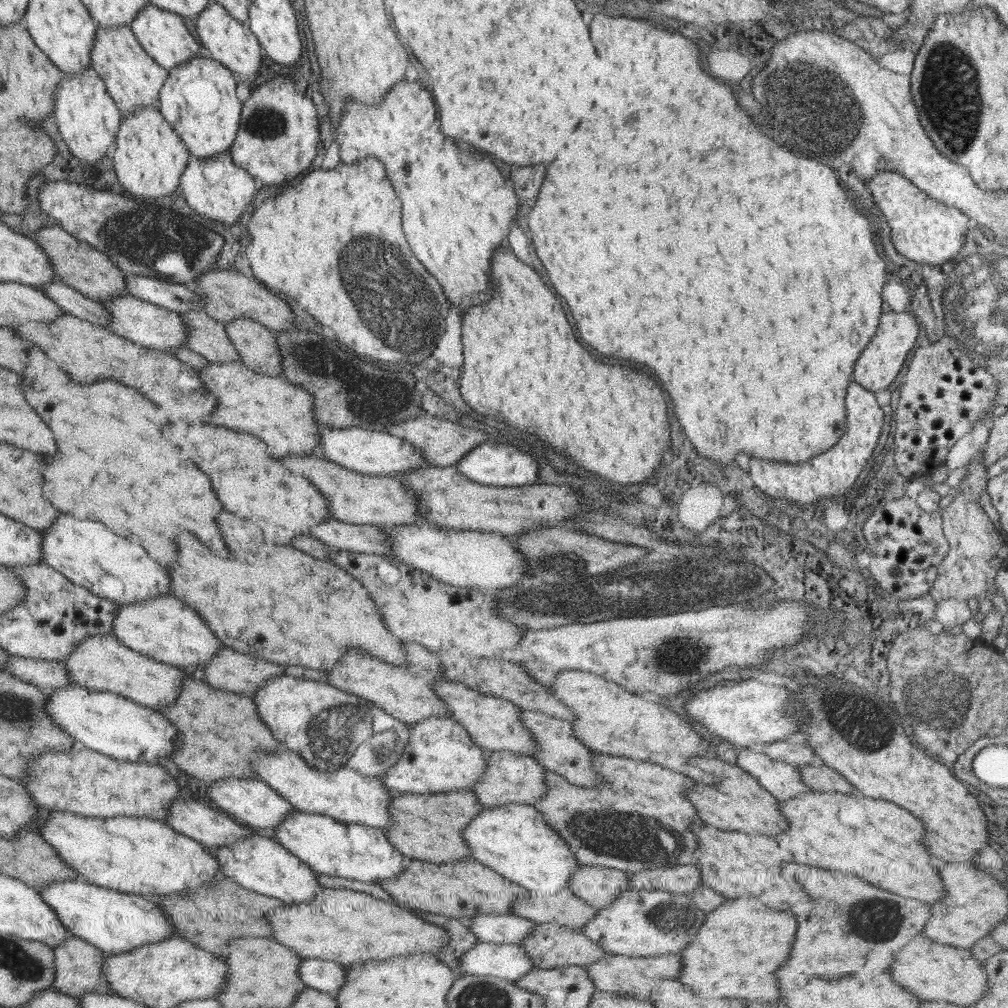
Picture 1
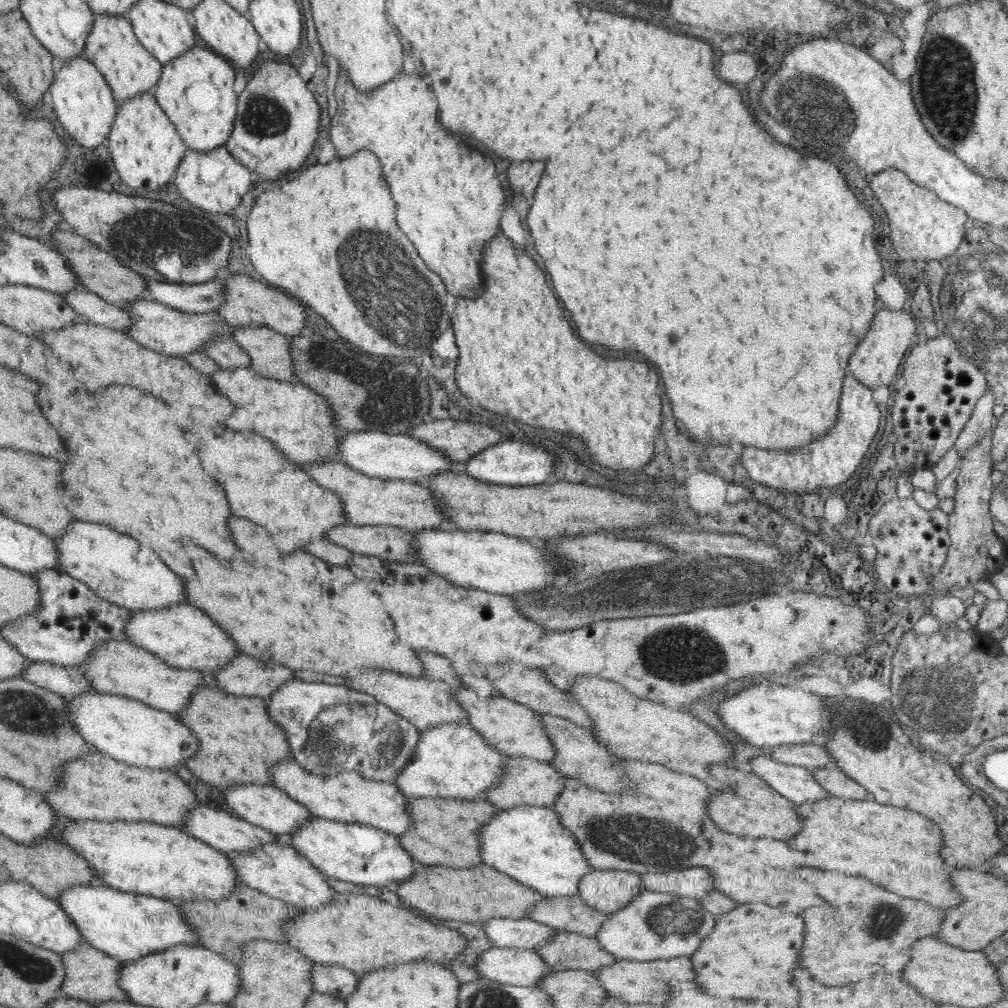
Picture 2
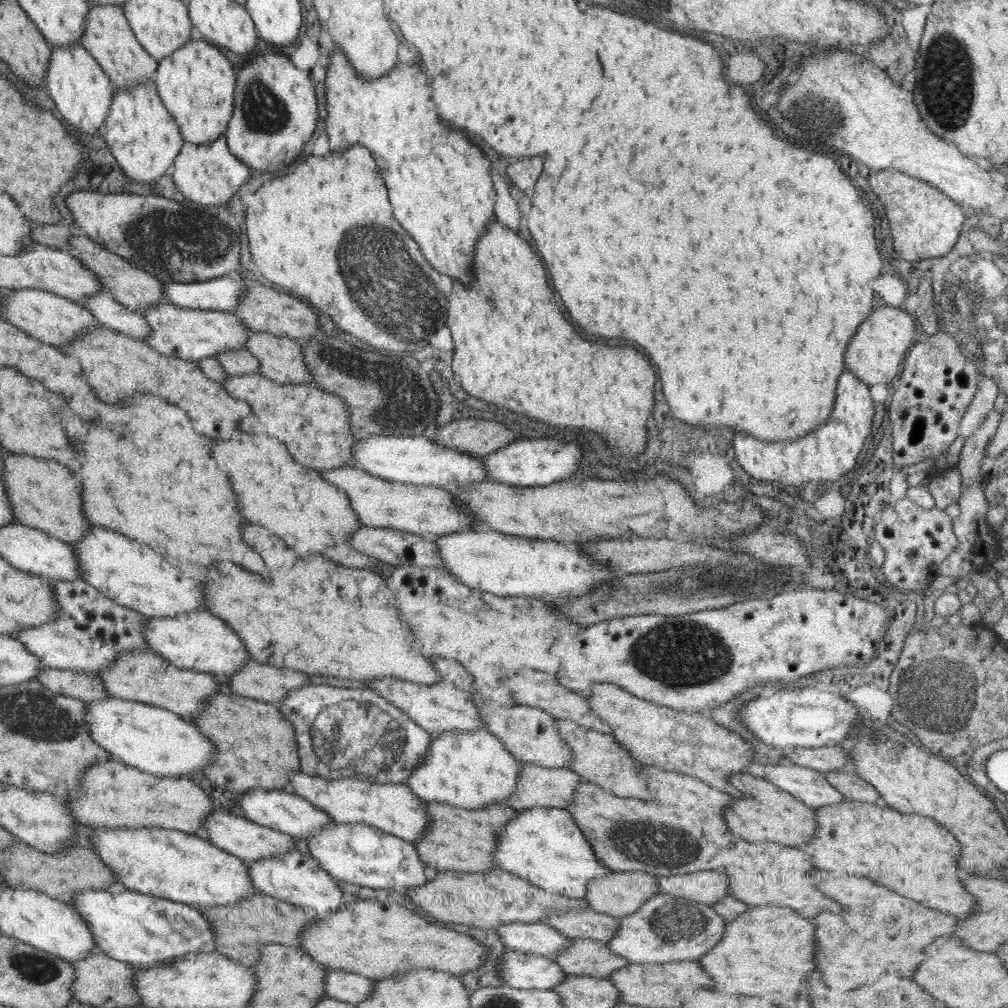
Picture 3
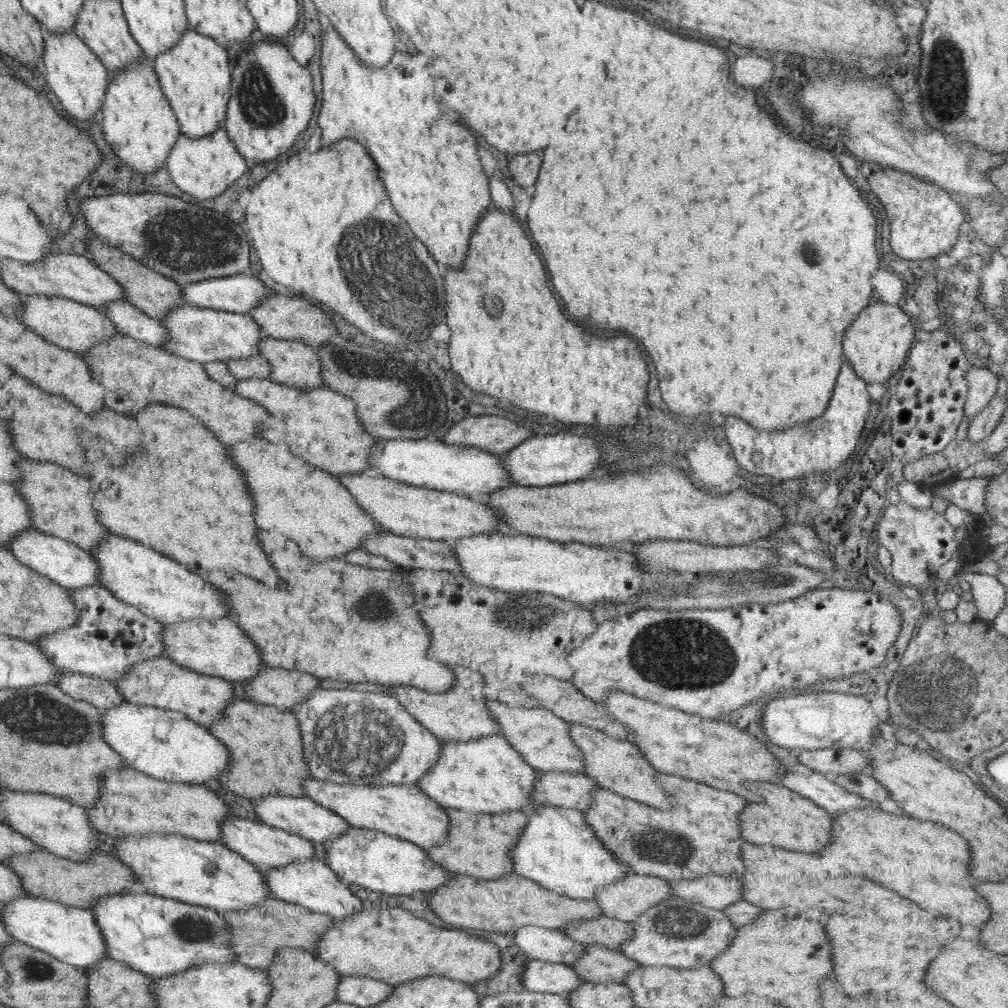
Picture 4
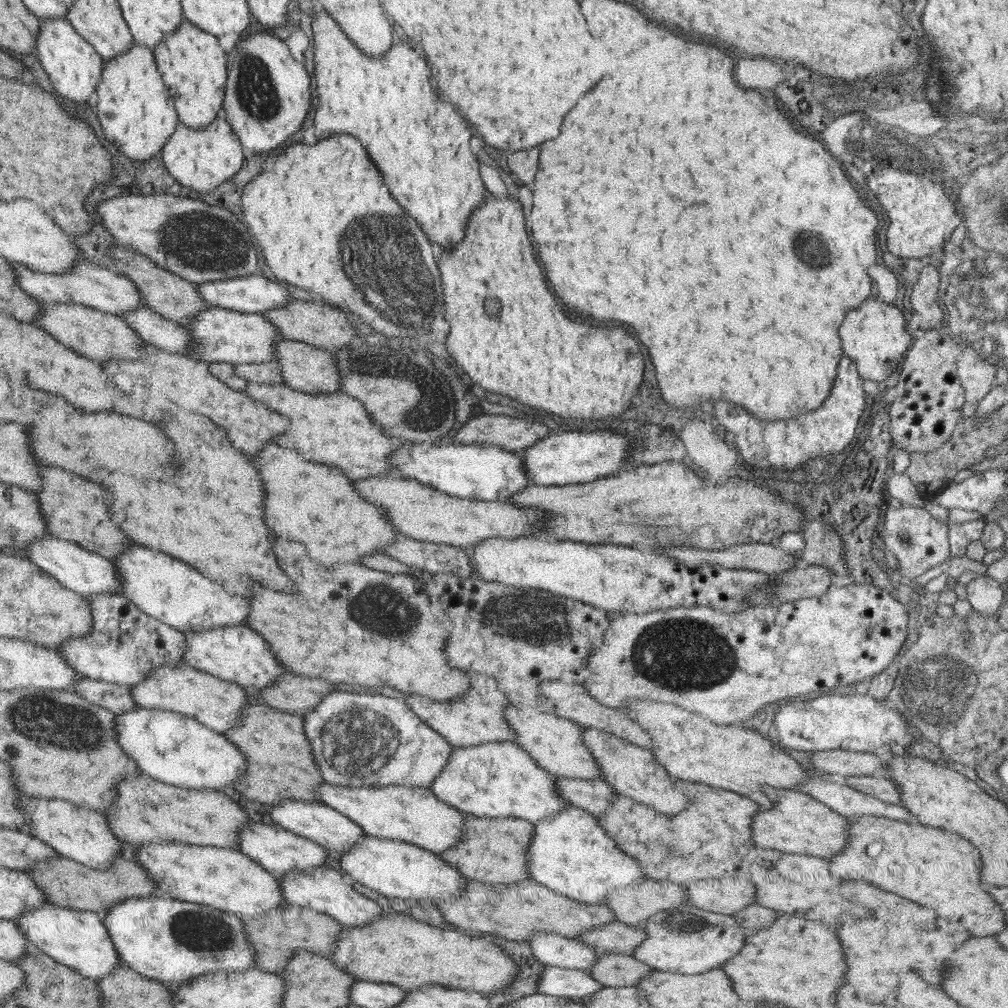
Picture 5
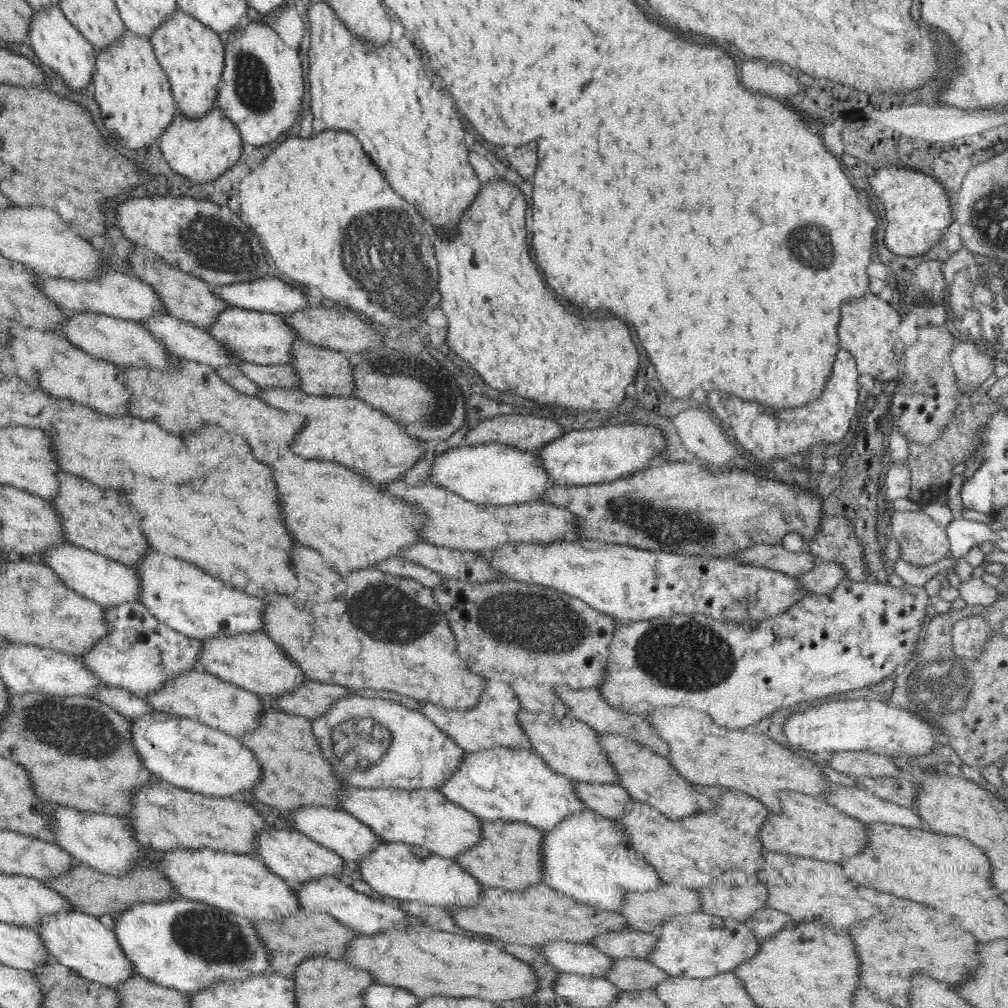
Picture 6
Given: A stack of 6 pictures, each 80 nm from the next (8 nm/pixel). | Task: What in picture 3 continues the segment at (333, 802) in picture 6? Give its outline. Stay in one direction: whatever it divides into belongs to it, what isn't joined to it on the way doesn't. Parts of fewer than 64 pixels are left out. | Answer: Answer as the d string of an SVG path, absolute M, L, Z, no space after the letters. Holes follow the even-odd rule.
M219 691L207 698L205 708L190 722L217 748L217 756L203 770L206 778L234 796L255 788L287 790L291 774L301 770L297 735L293 724L283 716L278 705Z

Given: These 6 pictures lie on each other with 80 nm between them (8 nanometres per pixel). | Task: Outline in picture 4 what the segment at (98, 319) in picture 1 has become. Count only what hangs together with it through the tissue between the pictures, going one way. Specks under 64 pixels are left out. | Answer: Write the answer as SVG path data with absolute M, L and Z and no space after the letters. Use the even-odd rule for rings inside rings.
M126 300L107 304L102 308L102 312L114 322L122 335L131 336L133 339L157 347L171 339L169 330L160 319L152 318Z

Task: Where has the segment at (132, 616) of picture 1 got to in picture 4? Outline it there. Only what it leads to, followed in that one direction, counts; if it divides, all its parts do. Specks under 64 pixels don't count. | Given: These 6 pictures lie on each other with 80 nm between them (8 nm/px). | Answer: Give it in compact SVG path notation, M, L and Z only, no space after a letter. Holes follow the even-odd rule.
M230 618L216 620L186 620L166 624L163 629L166 658L187 669L220 677L240 686L254 678L266 664L257 644Z

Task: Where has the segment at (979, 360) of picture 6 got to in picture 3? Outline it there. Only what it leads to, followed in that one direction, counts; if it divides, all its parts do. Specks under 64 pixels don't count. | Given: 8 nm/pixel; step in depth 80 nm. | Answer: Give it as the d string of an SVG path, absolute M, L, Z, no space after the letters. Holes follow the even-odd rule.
M982 373L977 376L976 386L974 398L960 422L959 436L962 436L964 440L968 440L982 426L986 416L993 410L999 393L998 385Z

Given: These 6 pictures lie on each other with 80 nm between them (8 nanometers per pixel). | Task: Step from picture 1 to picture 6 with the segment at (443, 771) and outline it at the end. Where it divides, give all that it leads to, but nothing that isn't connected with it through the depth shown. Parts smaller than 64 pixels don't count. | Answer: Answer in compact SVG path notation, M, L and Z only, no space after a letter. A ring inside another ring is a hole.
M495 746L486 750L465 753L465 760L438 790L452 802L478 815L481 820L524 822L541 830L552 830L571 814L587 810L584 801L575 795L575 781L553 771L532 750L518 750Z

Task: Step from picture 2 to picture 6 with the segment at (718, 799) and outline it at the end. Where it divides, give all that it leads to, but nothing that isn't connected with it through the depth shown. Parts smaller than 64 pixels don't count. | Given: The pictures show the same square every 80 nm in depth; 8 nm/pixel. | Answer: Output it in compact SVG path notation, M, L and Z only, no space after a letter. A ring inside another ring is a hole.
M792 790L778 792L782 812L771 813L759 828L759 840L768 851L789 853L826 862L844 862L863 851L869 842L867 823L838 810L823 798Z

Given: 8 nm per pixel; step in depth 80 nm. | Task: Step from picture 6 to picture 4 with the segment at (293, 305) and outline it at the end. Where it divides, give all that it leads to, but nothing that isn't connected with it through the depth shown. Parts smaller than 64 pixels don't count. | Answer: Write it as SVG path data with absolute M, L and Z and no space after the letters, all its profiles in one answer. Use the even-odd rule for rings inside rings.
M256 274L209 278L183 285L185 304L236 314L256 308L274 290L266 287Z

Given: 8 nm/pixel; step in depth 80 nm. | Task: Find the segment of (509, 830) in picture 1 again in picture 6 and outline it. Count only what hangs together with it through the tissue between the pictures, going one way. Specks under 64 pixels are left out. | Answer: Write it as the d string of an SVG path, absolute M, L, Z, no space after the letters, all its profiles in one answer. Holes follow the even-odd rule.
M590 809L582 814L571 814L552 830L542 830L543 832L543 880L552 890L560 890L566 896L572 896L578 904L588 904L596 908L594 912L616 912L622 907L622 899L628 893L637 891L656 891L662 887L660 875L654 865L651 865L642 855L629 847L625 828L614 819L606 818Z

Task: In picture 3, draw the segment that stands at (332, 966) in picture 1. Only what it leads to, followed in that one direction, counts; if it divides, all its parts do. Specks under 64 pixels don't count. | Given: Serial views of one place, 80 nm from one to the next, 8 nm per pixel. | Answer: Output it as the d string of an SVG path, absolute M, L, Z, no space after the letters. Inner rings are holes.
M327 969L325 982L326 996L353 1005L367 1000L375 990L374 979L340 969Z

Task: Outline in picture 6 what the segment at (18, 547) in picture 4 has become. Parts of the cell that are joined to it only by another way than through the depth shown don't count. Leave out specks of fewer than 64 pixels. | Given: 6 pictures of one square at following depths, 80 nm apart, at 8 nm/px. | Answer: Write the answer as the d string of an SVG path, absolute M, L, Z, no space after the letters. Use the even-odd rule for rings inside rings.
M64 542L64 545L56 545L52 549L46 549L40 557L44 558L46 566L50 567L67 587L74 589L87 599L93 599L100 606L118 606L123 602L139 602L142 581L134 566L67 544L67 542Z

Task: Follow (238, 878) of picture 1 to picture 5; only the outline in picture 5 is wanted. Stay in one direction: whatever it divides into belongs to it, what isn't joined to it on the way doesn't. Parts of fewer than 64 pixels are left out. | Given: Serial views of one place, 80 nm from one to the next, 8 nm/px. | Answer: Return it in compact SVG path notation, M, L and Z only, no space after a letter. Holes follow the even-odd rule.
M317 866L311 872L299 872L293 870L284 876L279 877L280 890L282 890L282 898L286 904L307 907L315 913L328 914L338 923L346 927L366 927L370 923L374 923L382 913L384 908L358 894L353 886L348 886L342 880L342 874L335 869L326 866Z

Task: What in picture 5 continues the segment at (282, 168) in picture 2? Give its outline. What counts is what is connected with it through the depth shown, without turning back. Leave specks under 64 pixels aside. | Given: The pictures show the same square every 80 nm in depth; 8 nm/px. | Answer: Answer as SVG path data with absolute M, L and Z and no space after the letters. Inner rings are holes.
M271 31L252 32L243 35L229 52L229 80L225 84L225 100L222 113L233 130L248 149L249 155L259 156L264 152L286 146L288 138L296 134L310 110L310 76L304 64L297 62L285 41Z

